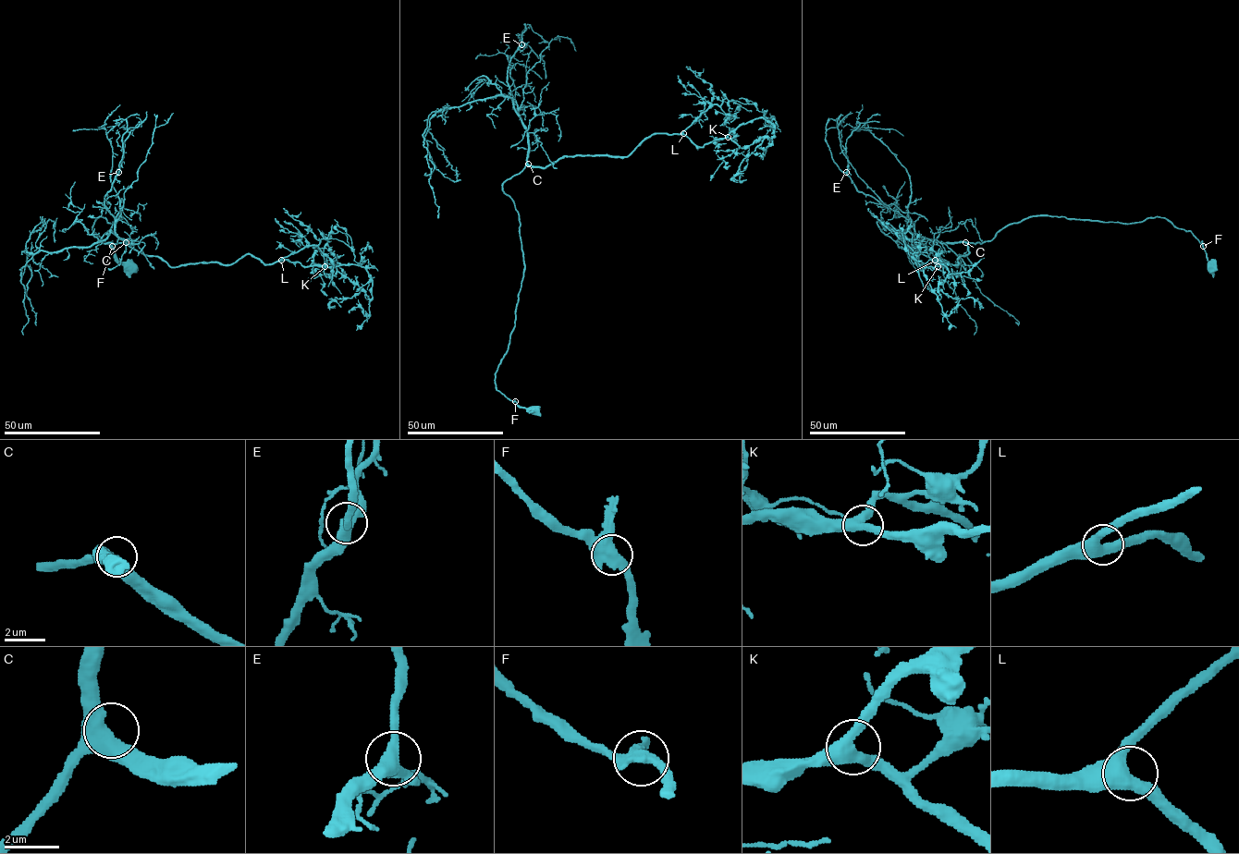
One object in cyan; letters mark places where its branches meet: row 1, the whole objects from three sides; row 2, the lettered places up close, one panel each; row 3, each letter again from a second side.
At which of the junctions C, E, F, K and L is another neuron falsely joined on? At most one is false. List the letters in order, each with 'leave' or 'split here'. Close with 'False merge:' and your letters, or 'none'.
C: leave
E: leave
F: leave
K: leave
L: leave
False merge: none

